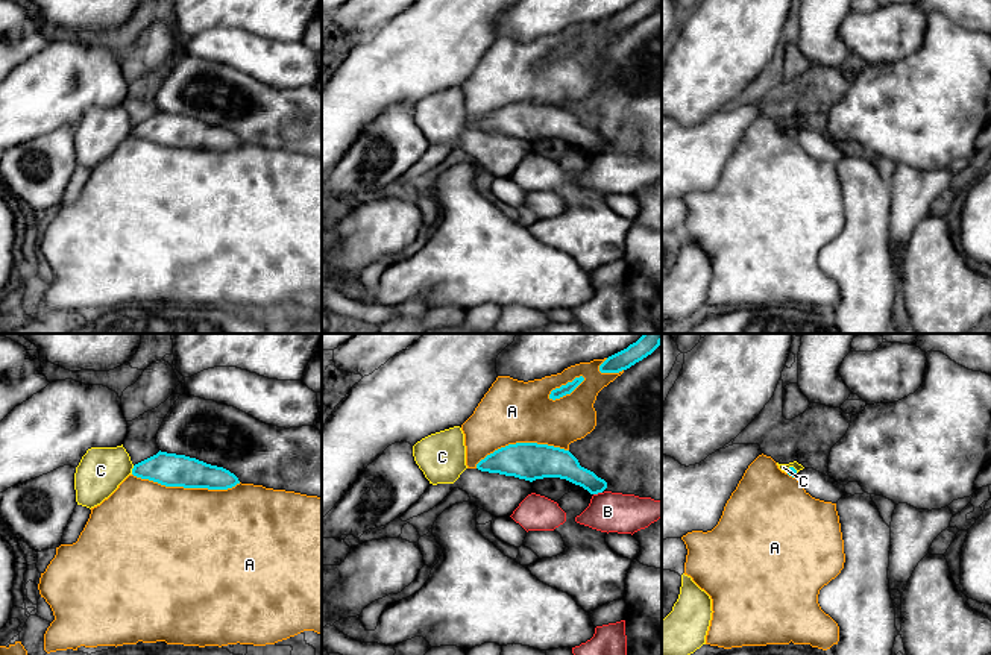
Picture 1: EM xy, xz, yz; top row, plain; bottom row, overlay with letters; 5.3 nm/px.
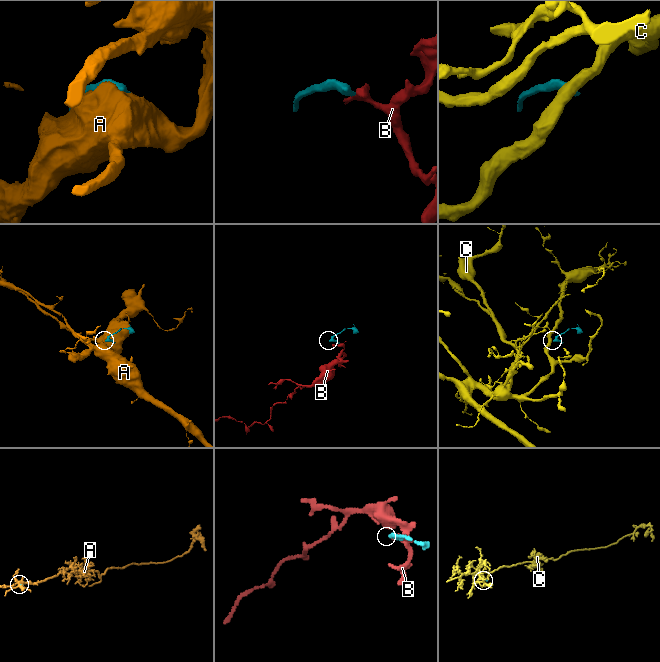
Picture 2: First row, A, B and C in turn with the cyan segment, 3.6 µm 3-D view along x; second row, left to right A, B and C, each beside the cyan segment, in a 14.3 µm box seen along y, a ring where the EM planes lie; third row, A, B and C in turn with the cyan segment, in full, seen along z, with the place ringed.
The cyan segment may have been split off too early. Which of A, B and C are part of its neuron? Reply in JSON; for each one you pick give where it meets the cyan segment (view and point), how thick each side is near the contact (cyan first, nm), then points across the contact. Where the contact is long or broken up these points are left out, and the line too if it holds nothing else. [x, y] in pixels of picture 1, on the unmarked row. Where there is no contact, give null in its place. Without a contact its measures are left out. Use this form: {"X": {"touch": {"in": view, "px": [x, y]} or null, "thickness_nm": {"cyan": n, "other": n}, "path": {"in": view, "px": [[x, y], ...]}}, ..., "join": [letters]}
{"join": []}

